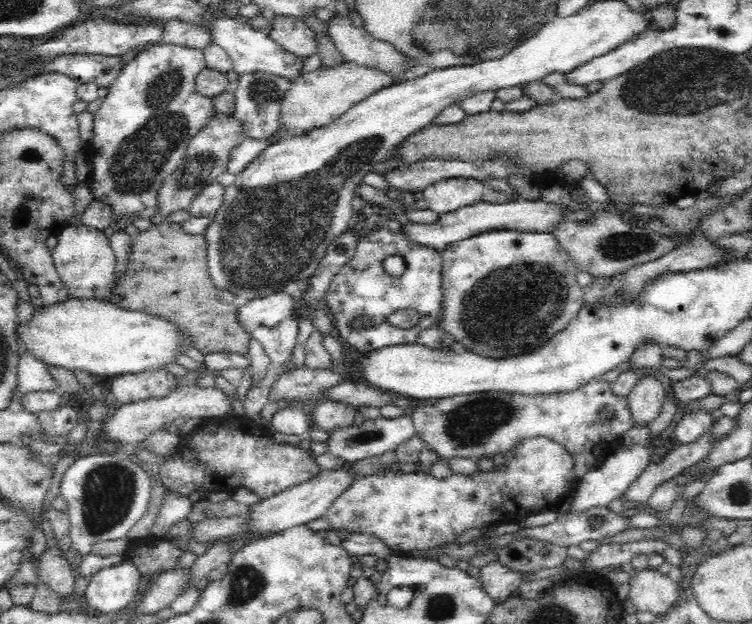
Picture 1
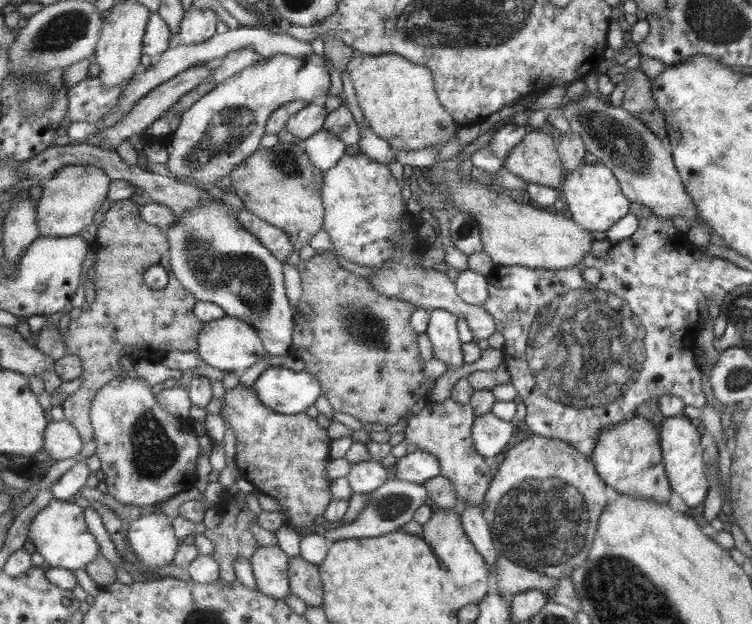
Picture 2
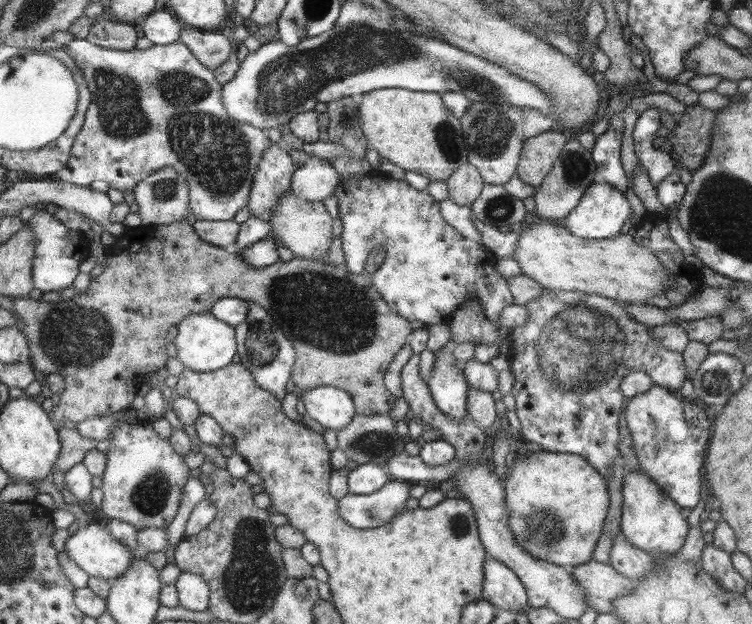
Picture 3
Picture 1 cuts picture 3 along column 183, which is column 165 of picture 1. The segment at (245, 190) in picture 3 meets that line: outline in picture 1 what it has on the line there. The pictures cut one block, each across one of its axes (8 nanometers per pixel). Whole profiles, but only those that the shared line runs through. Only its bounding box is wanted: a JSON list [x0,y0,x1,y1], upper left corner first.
[87,43,216,230]

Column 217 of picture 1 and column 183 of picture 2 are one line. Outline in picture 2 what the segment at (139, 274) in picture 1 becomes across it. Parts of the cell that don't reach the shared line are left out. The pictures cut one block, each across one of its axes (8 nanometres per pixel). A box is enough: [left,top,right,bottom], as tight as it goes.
[62,199,203,444]

